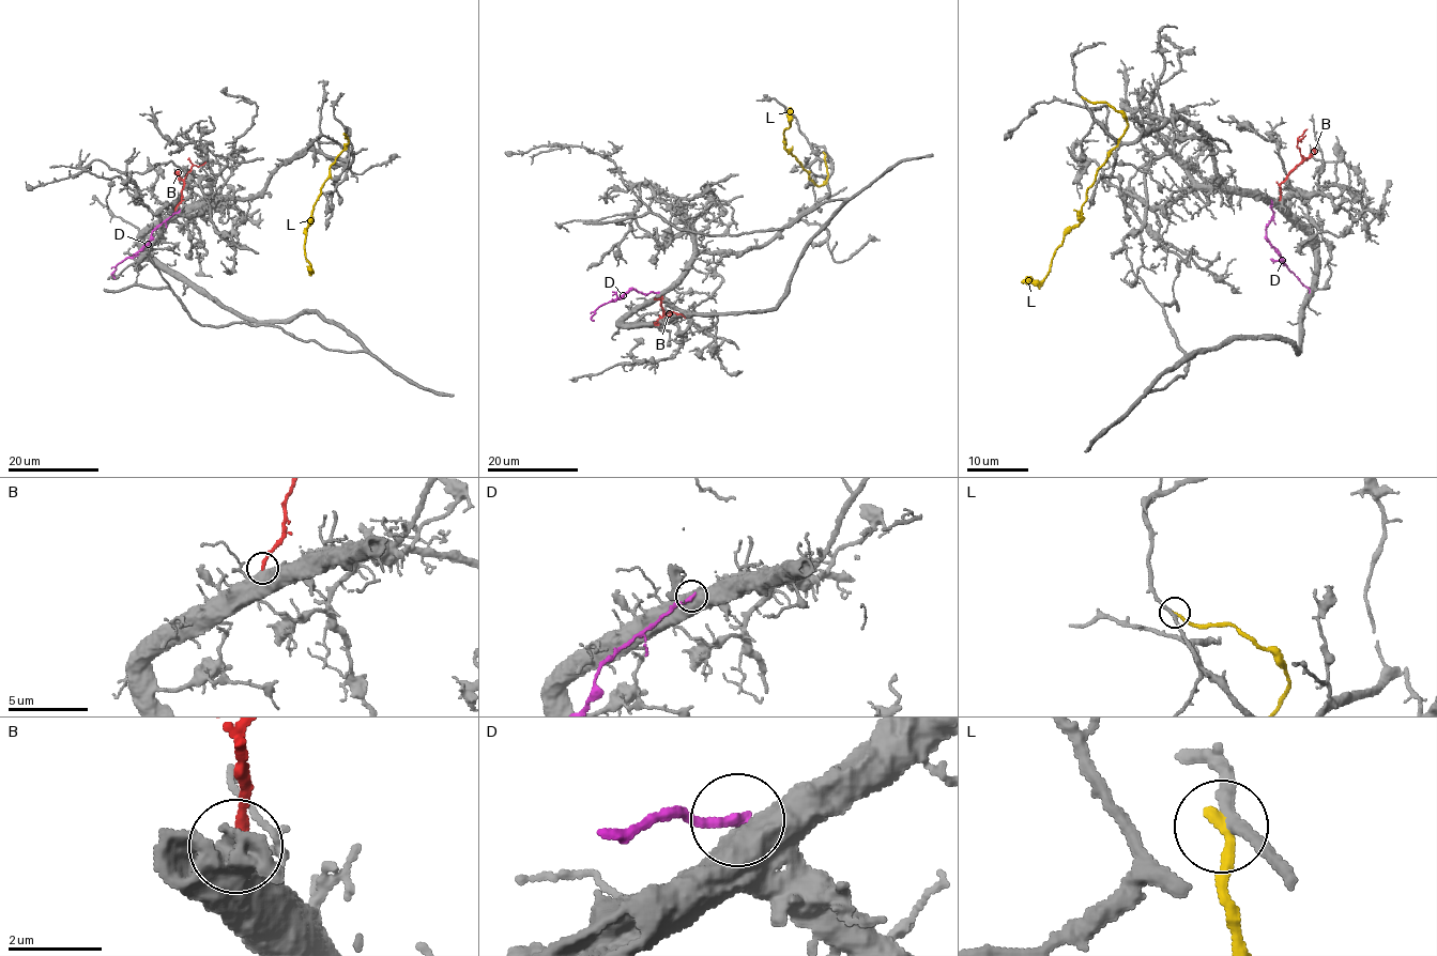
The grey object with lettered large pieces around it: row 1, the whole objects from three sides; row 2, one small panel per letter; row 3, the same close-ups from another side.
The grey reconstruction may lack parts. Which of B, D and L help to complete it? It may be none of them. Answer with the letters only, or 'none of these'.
none of these

